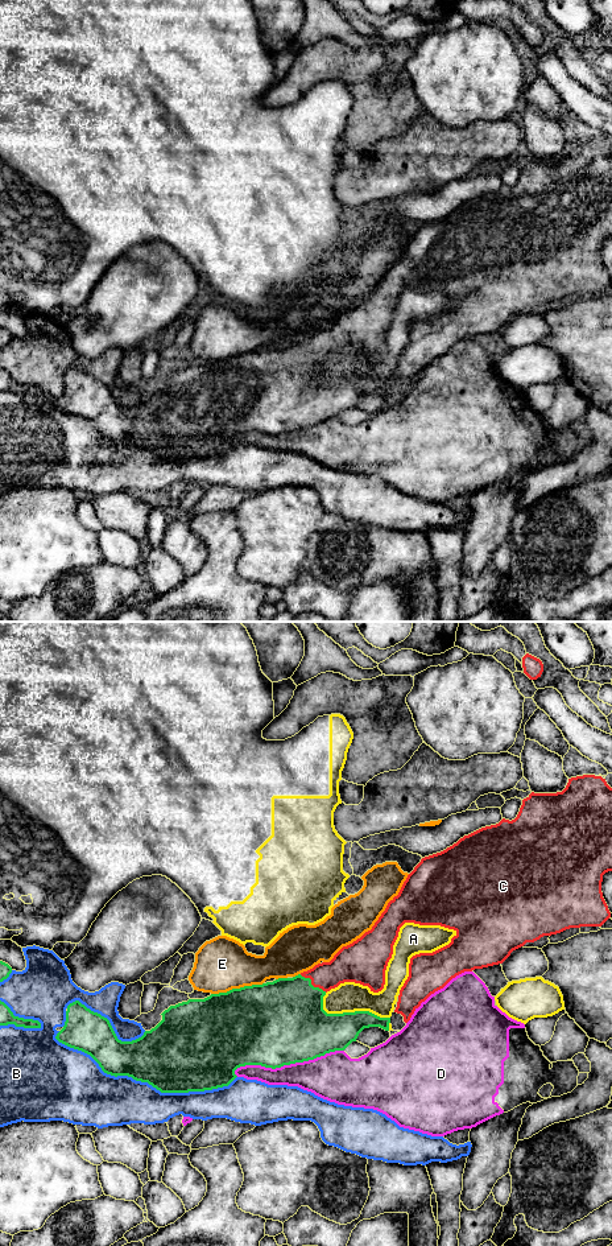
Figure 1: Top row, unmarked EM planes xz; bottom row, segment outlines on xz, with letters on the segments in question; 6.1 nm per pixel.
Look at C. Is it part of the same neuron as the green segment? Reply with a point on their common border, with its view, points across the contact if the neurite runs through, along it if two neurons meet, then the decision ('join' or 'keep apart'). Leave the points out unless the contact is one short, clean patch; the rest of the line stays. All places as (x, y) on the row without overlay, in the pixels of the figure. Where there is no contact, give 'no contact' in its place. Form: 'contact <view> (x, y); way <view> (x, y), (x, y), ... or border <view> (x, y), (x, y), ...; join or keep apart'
contact xz (310, 350); join

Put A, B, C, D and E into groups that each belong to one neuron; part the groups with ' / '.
A / B / C / D / E

